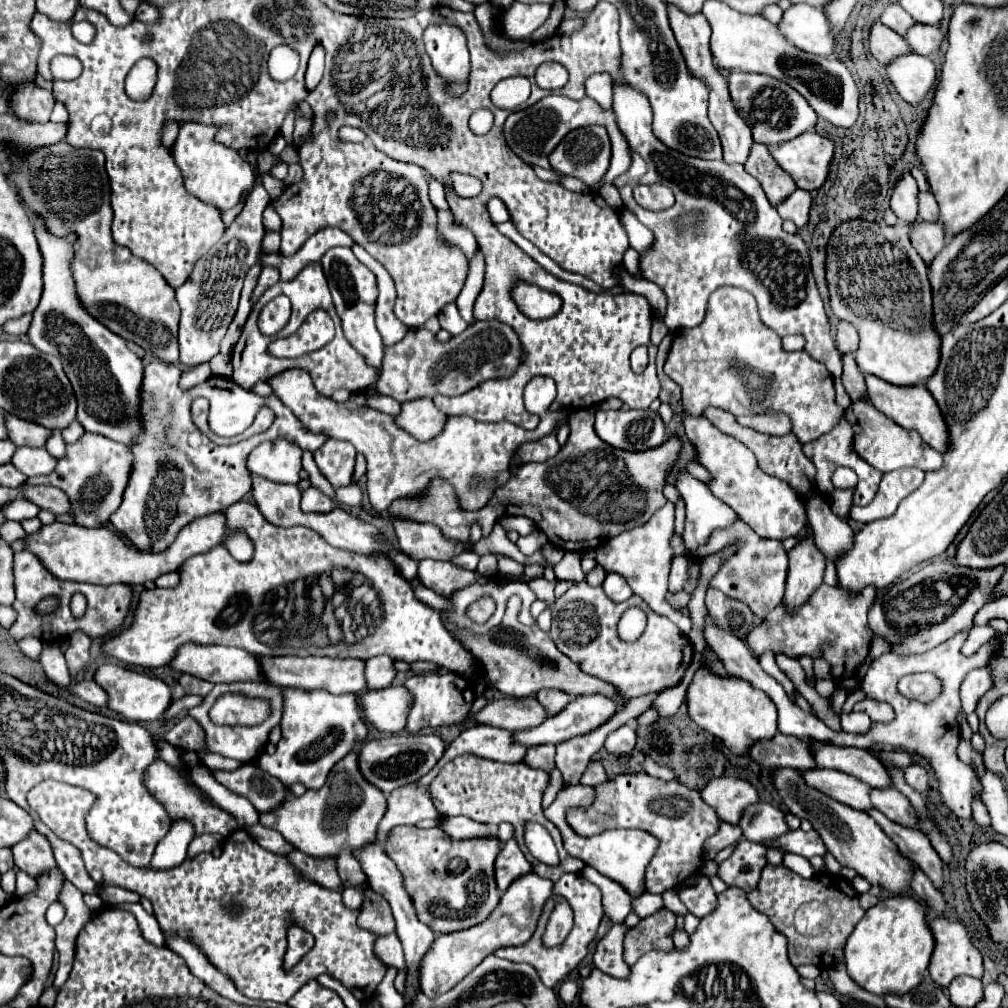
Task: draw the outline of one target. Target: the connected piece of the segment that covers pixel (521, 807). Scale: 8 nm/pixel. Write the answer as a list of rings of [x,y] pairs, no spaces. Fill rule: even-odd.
[[[471,753],[459,755],[453,761],[449,761],[439,775],[433,779],[433,783],[429,785],[429,795],[431,801],[437,809],[439,815],[465,815],[473,821],[479,823],[487,823],[487,825],[499,825],[501,821],[495,819],[503,819],[507,823],[511,823],[515,827],[515,841],[521,847],[523,855],[527,857],[529,863],[533,863],[533,871],[549,881],[559,881],[559,877],[563,873],[569,871],[581,871],[585,867],[585,863],[581,859],[571,857],[565,847],[563,847],[563,839],[559,829],[547,821],[547,817],[543,815],[543,807],[541,807],[541,799],[545,789],[549,787],[549,773],[543,769],[533,769],[527,763],[499,763],[493,759],[485,759],[485,757],[477,757]],[[525,821],[535,821],[541,823],[553,837],[557,849],[559,849],[559,857],[561,857],[561,865],[559,867],[547,867],[545,863],[539,863],[535,857],[531,857],[531,853],[527,851],[525,843],[523,843],[523,823]]]

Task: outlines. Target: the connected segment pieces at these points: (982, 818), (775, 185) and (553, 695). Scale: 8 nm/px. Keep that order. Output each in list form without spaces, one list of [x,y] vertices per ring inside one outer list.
[[[975,801],[973,803],[973,821],[979,825],[979,827],[991,827],[991,817],[985,809],[985,805],[981,801]]]
[[[753,143],[751,153],[745,161],[745,171],[761,183],[771,205],[781,203],[795,189],[795,183],[789,177],[789,173],[781,171],[781,167],[777,167],[775,159],[771,159],[767,145]]]
[[[539,691],[537,701],[543,705],[547,715],[557,715],[567,707],[567,703],[571,701],[571,695],[565,695],[563,691]]]

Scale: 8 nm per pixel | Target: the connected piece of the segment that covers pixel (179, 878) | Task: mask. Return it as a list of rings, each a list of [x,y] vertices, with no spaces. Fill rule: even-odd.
[[[43,781],[35,785],[27,795],[31,809],[37,811],[41,821],[57,837],[81,849],[85,869],[93,881],[104,886],[125,887],[141,897],[147,897],[153,903],[155,919],[163,929],[163,935],[181,935],[191,939],[191,943],[197,945],[197,949],[209,959],[209,963],[213,963],[221,973],[229,975],[237,991],[241,991],[251,999],[287,1003],[289,997],[293,997],[305,983],[327,973],[335,977],[339,983],[343,983],[357,999],[361,1001],[371,999],[371,993],[375,997],[377,985],[385,977],[385,963],[375,955],[375,941],[379,939],[379,935],[357,927],[359,909],[345,907],[340,893],[305,879],[291,865],[287,857],[275,855],[259,847],[257,841],[247,831],[235,831],[233,835],[229,835],[223,843],[223,851],[219,857],[213,857],[211,853],[201,853],[195,859],[187,859],[185,863],[181,863],[181,867],[169,871],[153,871],[149,867],[137,869],[133,865],[127,865],[115,851],[99,845],[89,837],[85,829],[85,815],[91,811],[95,799],[97,797],[87,789],[59,781]],[[289,925],[299,925],[301,929],[311,933],[315,937],[315,945],[313,951],[305,955],[305,959],[301,959],[297,967],[293,967],[293,971],[283,971],[281,963],[283,963],[283,949],[287,945]]]

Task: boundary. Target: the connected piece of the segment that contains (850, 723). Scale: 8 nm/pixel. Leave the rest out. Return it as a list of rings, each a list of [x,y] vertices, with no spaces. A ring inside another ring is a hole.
[[[851,711],[851,713],[841,713],[841,727],[843,731],[847,733],[865,733],[869,731],[871,727],[871,719],[867,713],[857,713],[857,711]]]

